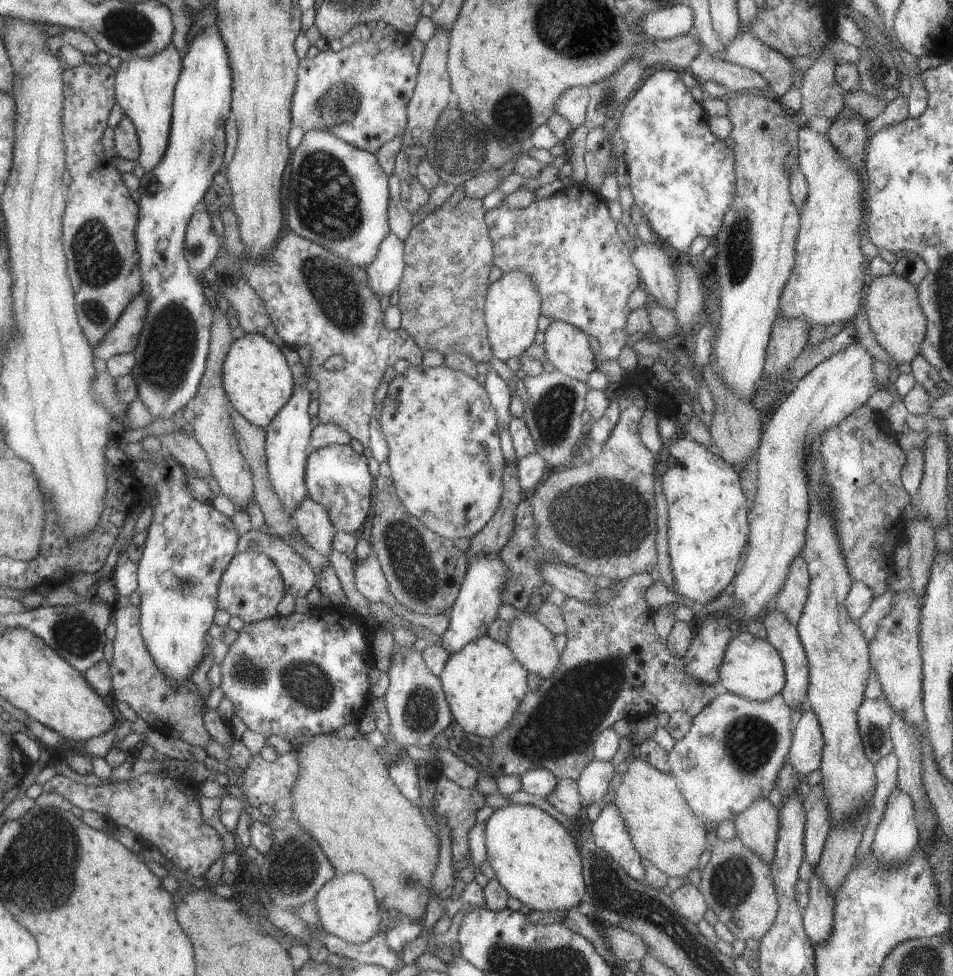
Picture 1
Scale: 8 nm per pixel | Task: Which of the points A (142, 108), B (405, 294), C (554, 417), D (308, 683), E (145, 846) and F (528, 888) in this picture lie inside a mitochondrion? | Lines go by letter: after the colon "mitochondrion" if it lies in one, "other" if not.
A: other
B: other
C: mitochondrion
D: mitochondrion
E: other
F: other

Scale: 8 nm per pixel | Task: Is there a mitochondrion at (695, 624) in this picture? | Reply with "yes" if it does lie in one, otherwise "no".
no

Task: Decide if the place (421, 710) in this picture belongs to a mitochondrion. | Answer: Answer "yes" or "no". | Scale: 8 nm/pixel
yes

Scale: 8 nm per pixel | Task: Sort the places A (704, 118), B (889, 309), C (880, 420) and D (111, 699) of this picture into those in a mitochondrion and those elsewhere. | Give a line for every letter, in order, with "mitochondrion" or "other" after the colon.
A: other
B: other
C: other
D: other

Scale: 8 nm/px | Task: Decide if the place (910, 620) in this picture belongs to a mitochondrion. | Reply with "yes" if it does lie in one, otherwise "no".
no

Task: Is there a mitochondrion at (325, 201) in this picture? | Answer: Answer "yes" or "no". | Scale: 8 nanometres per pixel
yes

